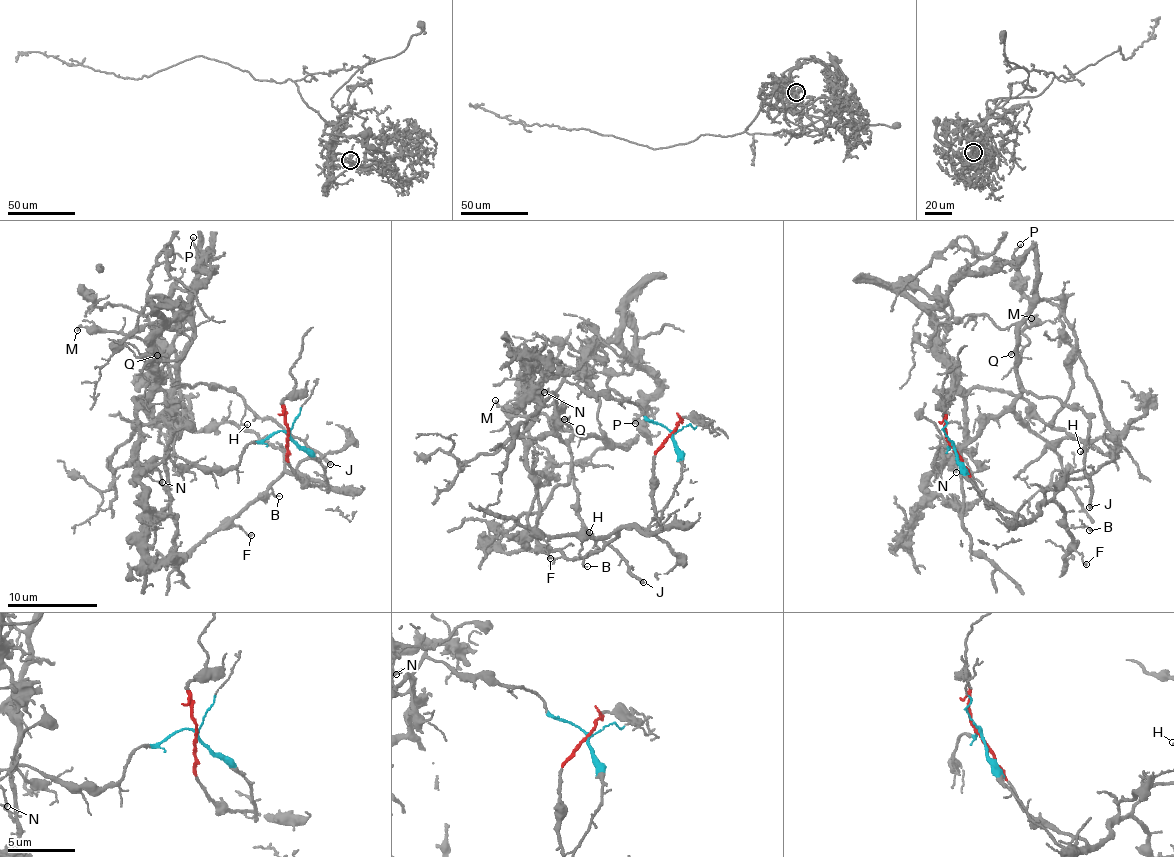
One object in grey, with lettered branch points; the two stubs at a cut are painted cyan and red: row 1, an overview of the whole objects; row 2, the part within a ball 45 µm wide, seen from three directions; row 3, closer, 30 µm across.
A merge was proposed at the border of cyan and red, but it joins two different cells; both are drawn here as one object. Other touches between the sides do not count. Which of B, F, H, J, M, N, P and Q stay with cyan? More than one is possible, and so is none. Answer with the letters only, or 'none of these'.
H, J, M, Q

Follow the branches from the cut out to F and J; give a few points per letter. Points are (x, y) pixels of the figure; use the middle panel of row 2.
F: (671, 433), (655, 456), (653, 510), (660, 527), (651, 532), (617, 527), (604, 536), (544, 538), (550, 558)
J: (671, 433), (611, 395), (564, 383), (557, 398), (553, 425), (571, 455), (577, 510), (643, 581)

